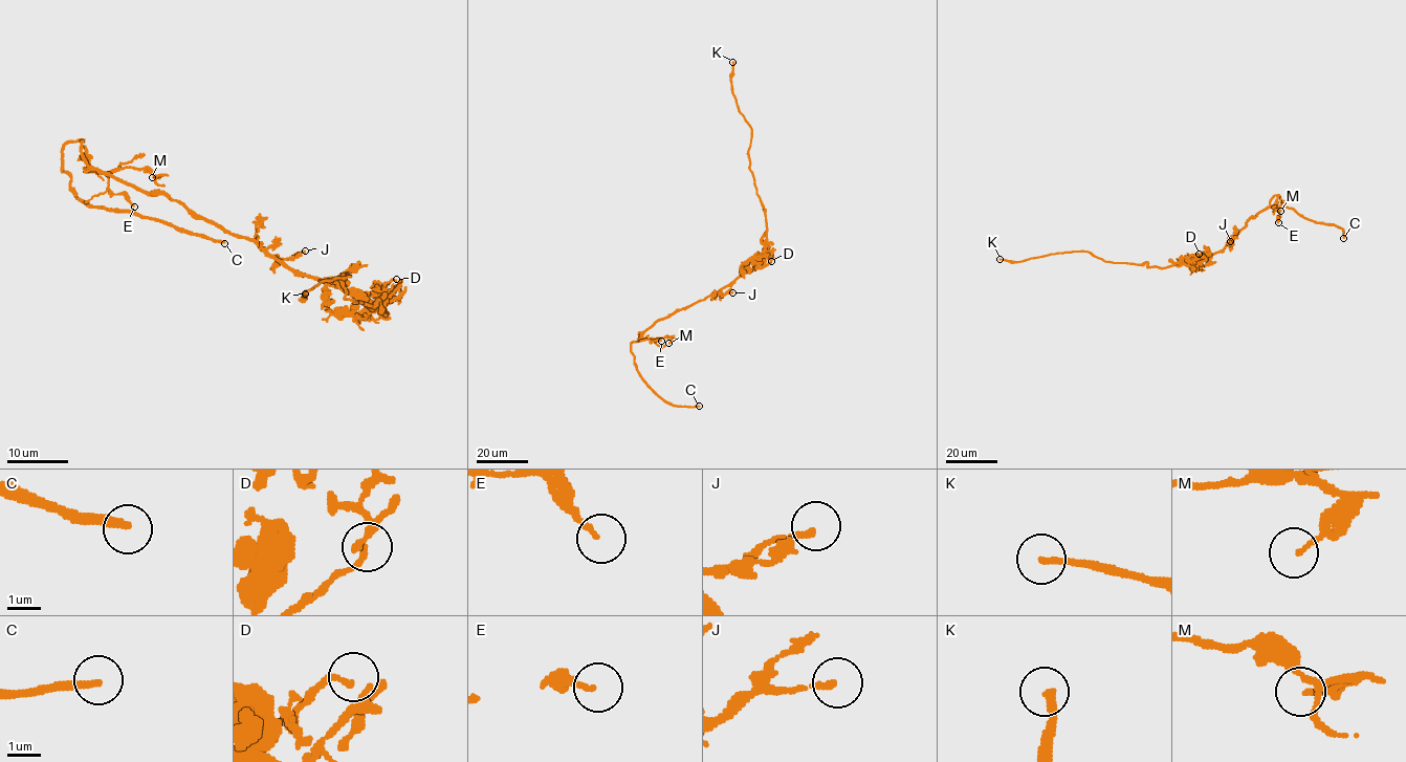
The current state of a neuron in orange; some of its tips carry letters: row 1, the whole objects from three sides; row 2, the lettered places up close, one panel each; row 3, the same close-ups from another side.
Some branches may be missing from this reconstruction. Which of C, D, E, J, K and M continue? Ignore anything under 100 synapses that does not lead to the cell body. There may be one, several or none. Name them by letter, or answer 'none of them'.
C

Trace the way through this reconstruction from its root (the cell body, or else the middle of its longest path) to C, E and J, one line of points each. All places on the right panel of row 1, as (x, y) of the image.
C: (1221, 251), (1251, 217), (1270, 205), (1275, 195), (1305, 218), (1340, 227), (1343, 238)
E: (1221, 251), (1251, 217), (1264, 209), (1275, 208), (1279, 213), (1278, 222)
J: (1221, 251), (1233, 244), (1230, 241)

